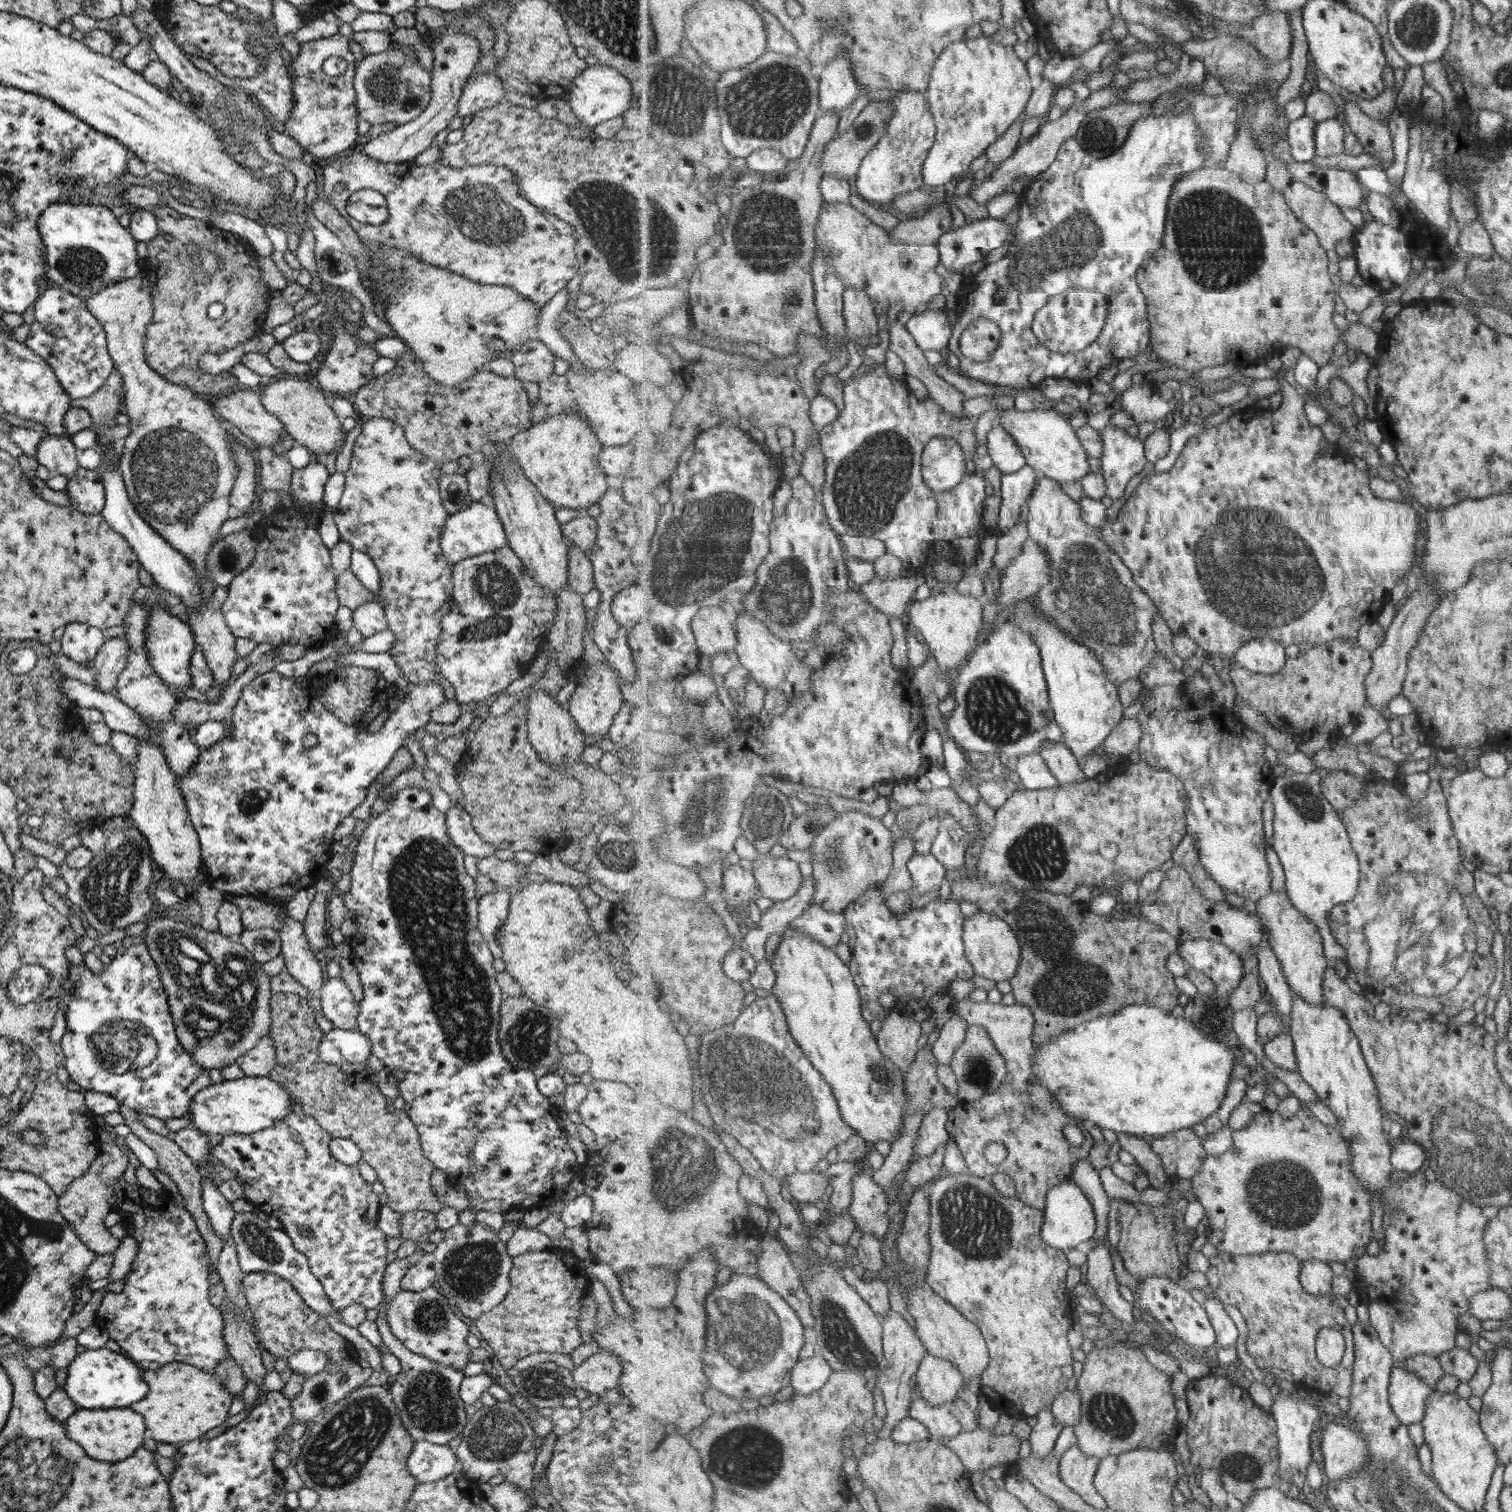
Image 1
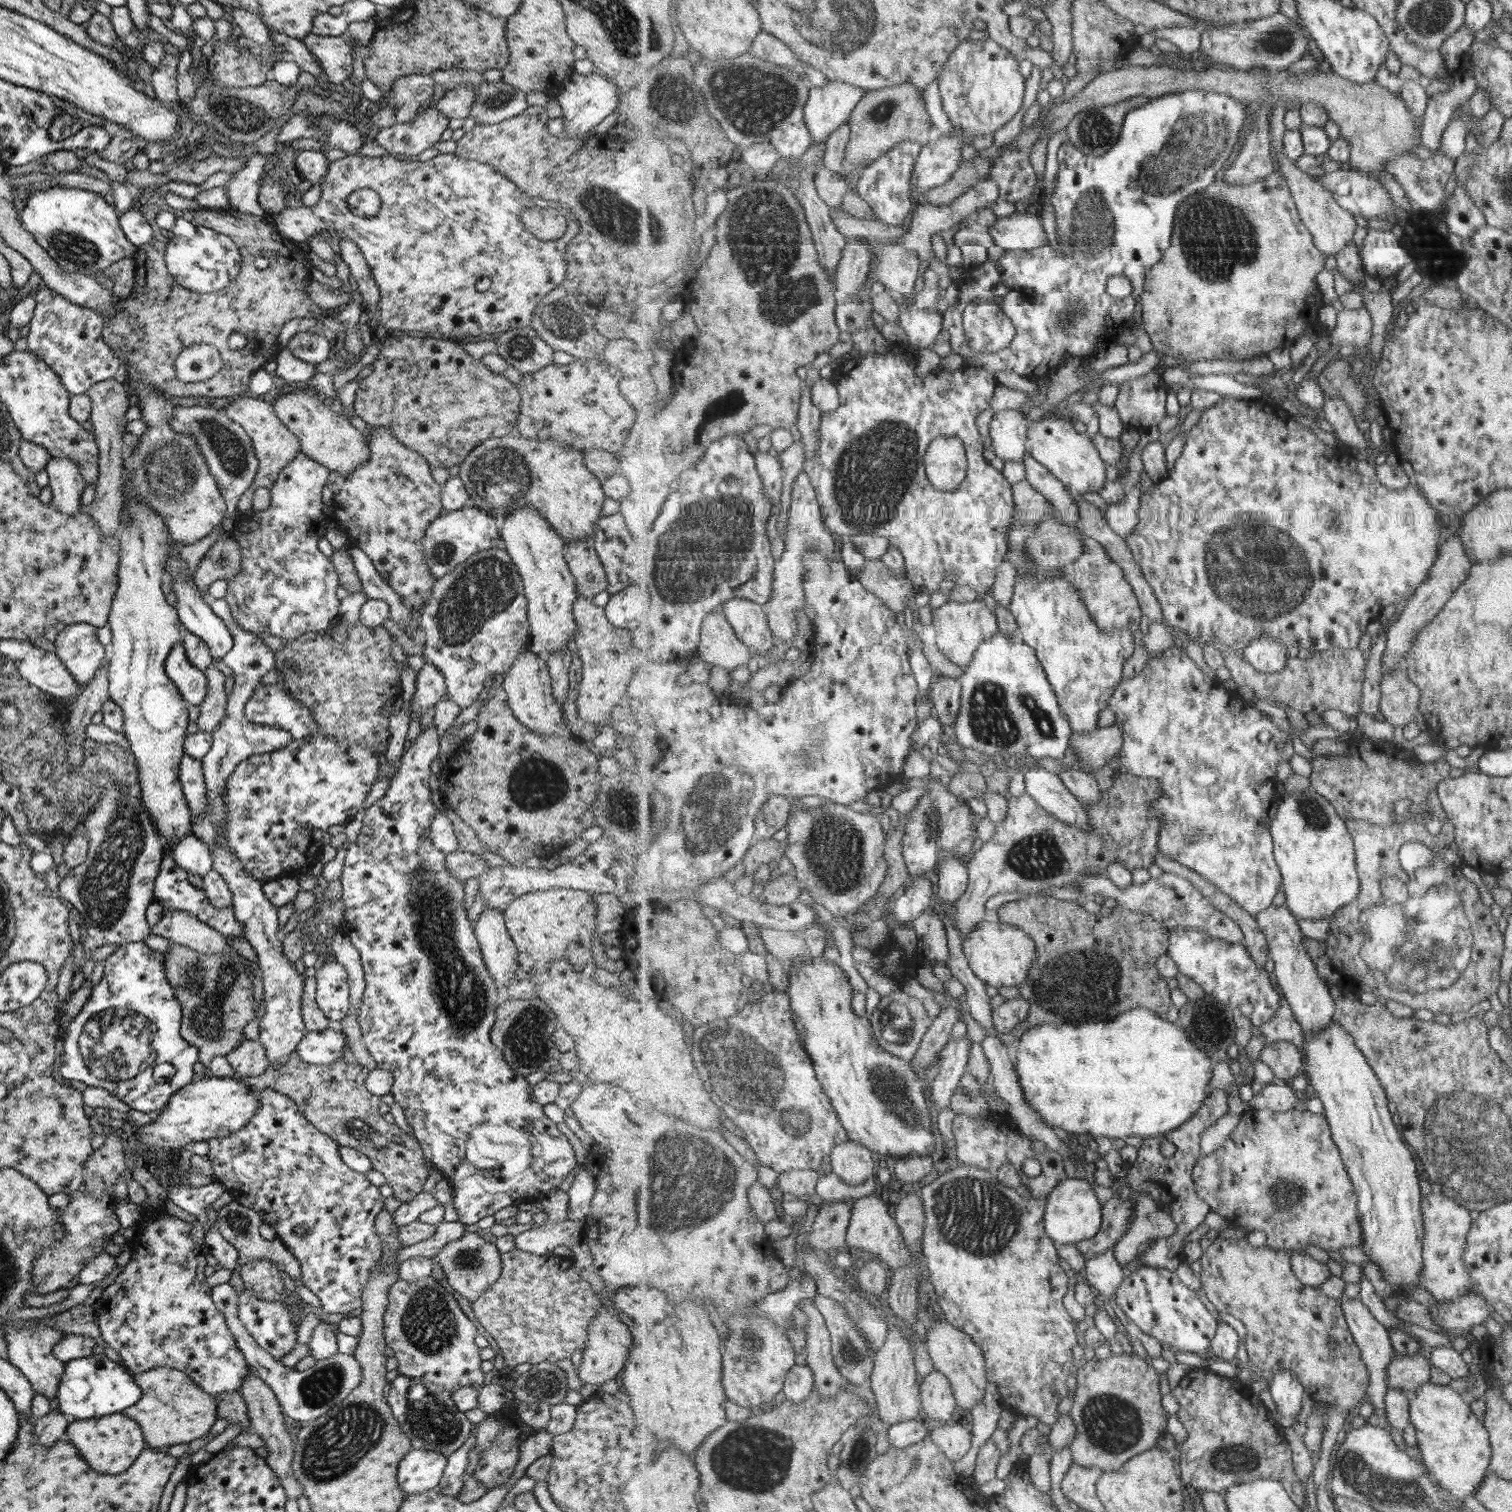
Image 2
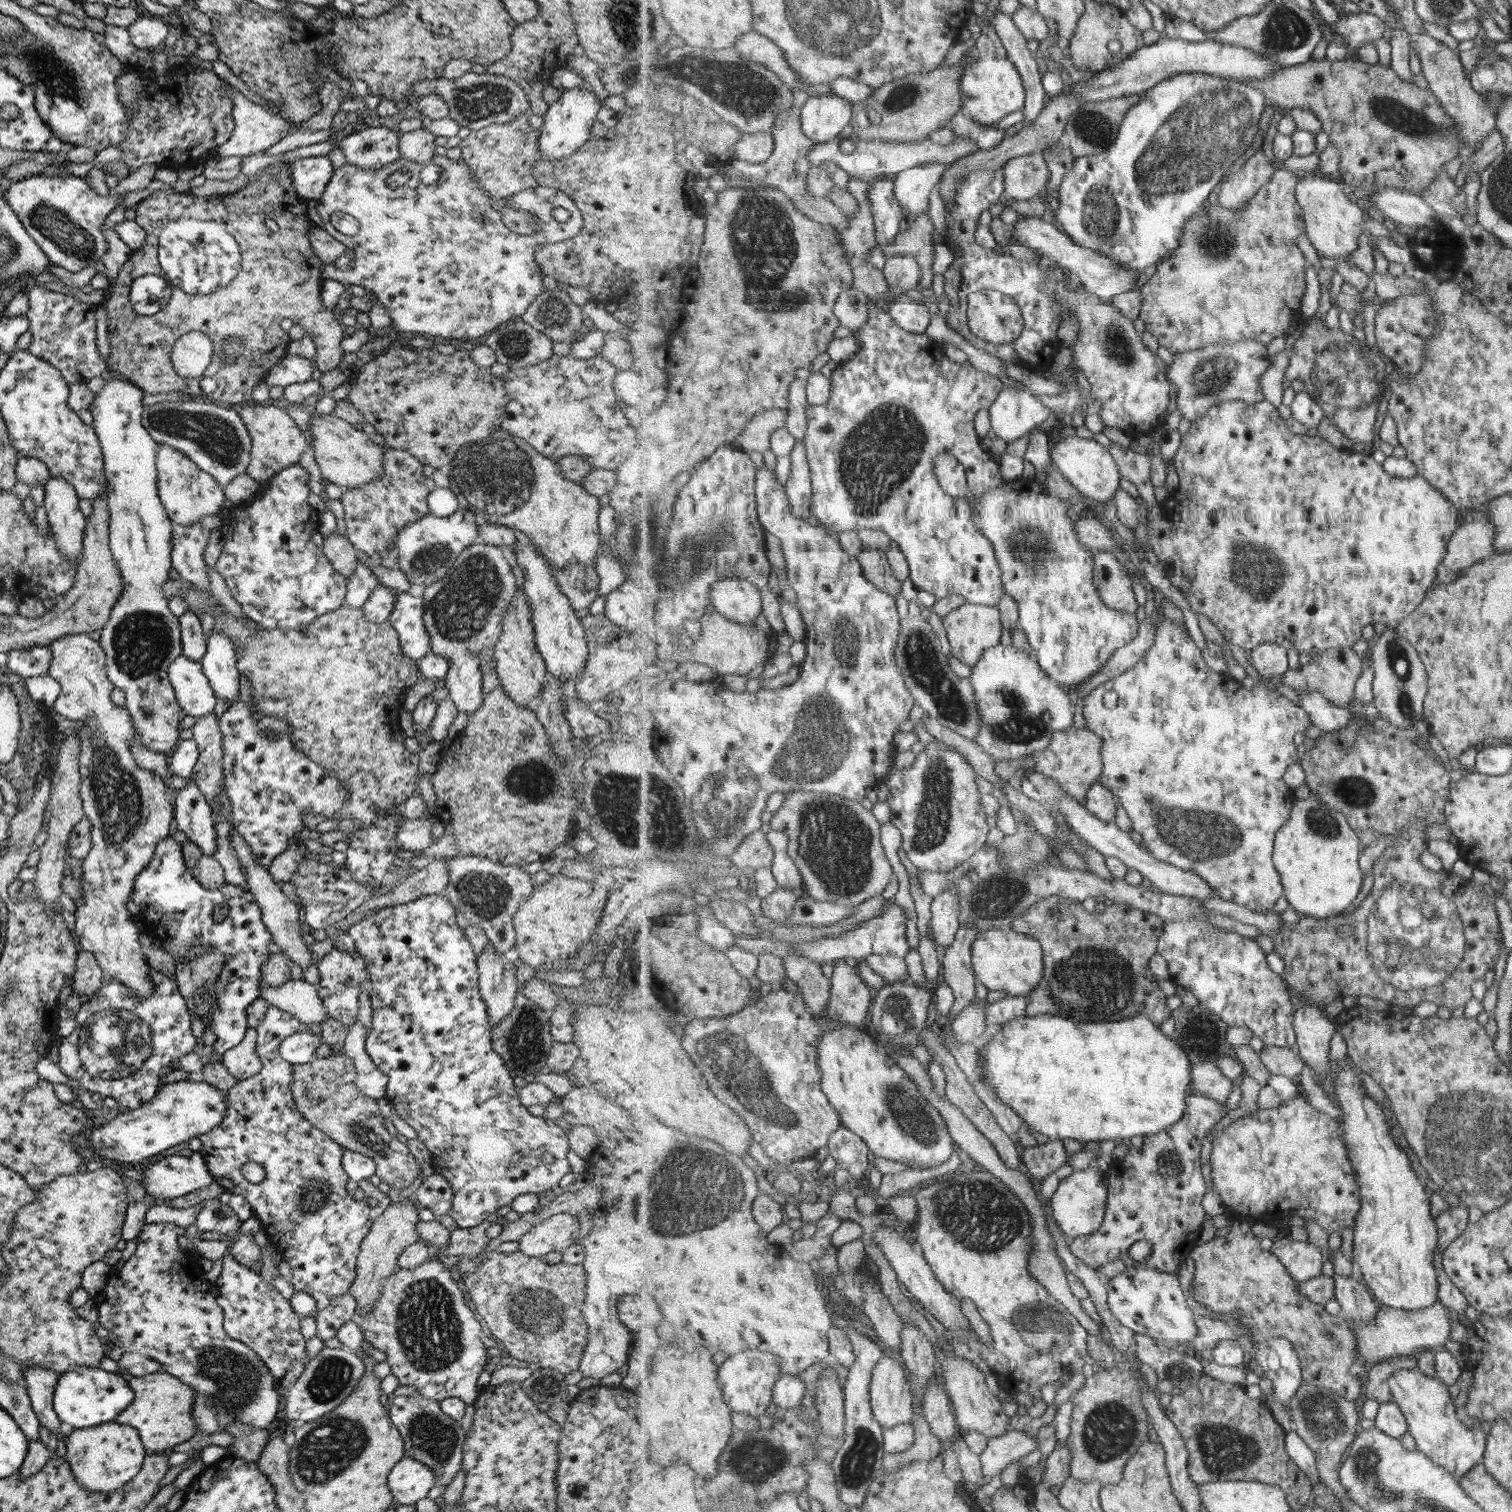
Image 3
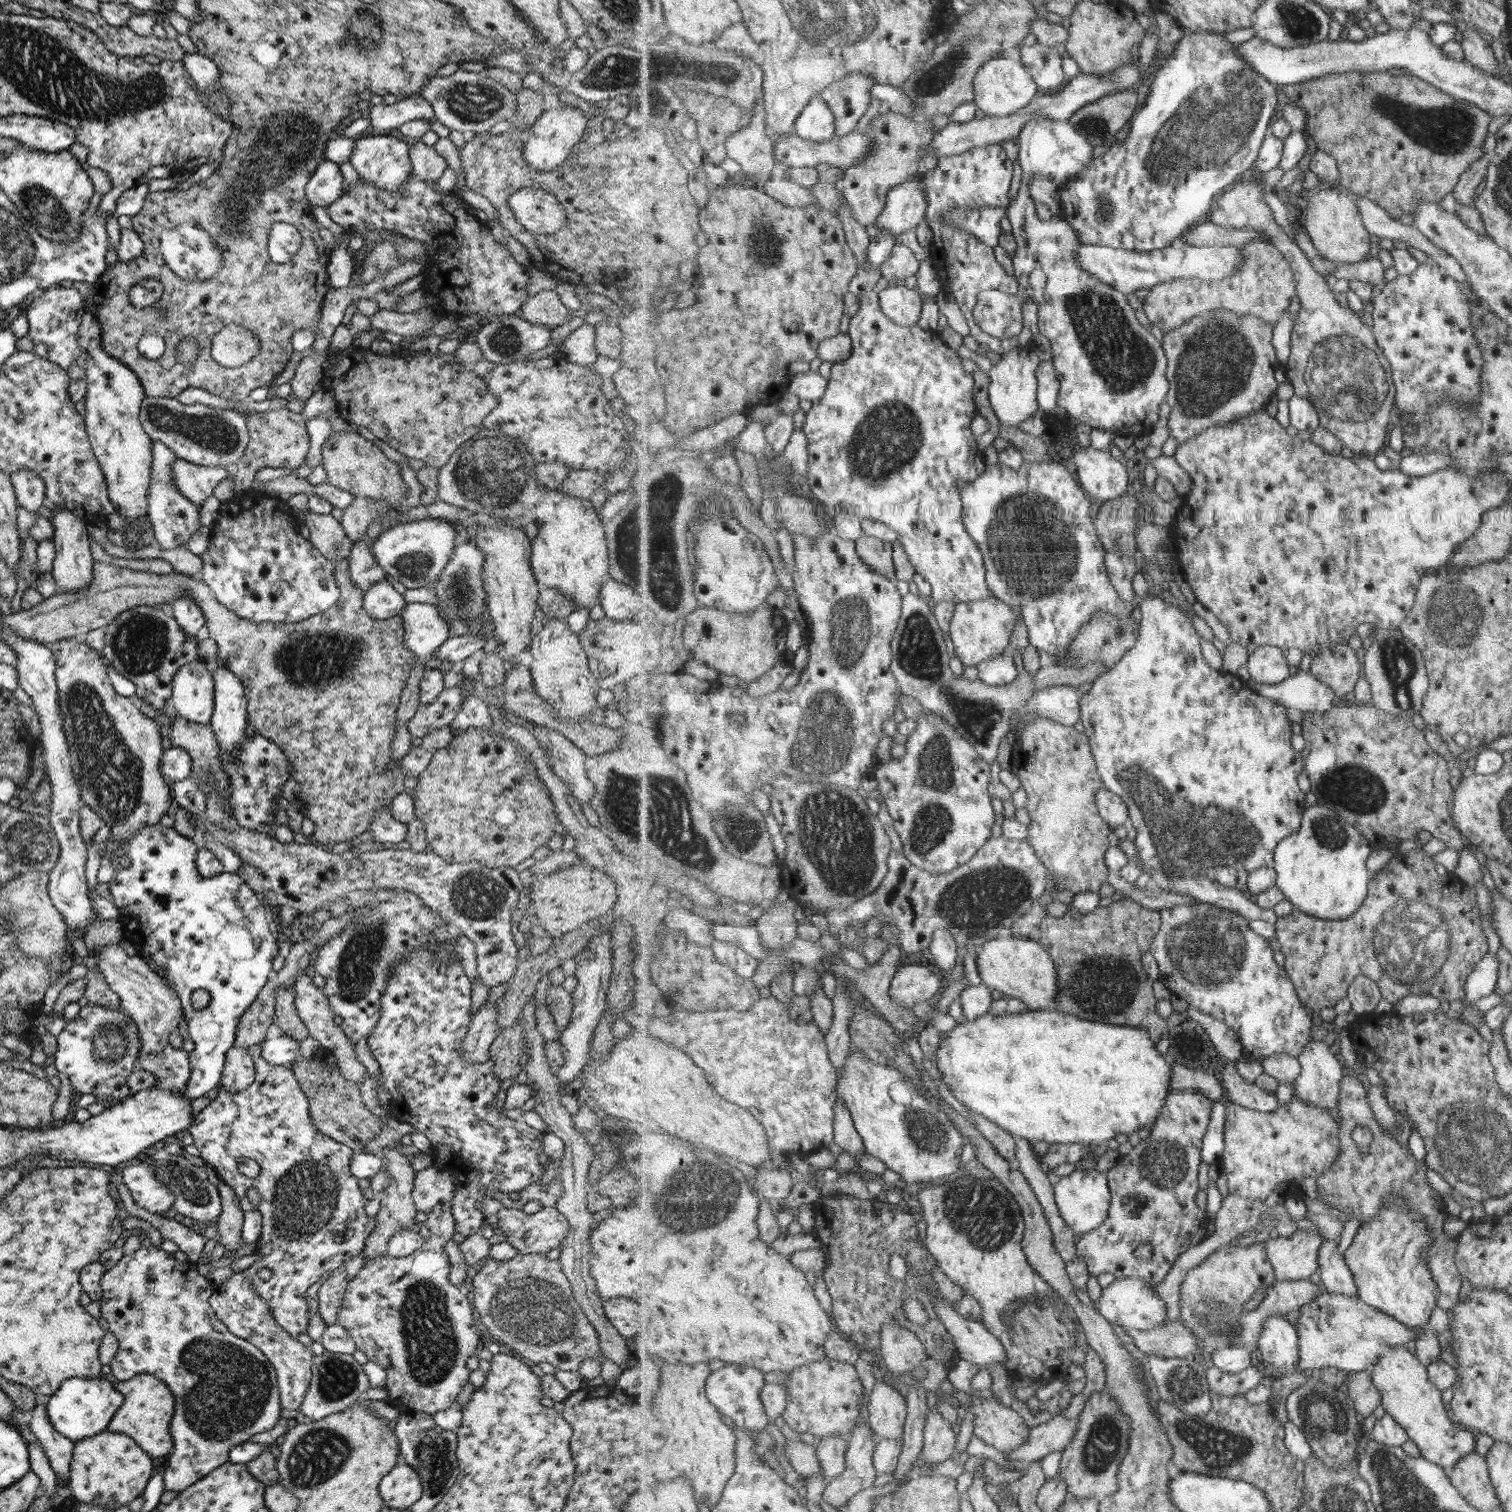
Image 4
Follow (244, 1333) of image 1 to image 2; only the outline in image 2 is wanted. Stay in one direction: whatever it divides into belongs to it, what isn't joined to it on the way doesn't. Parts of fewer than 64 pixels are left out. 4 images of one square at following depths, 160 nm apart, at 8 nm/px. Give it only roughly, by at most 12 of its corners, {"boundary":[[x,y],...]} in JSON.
{"boundary":[[251,1367],[239,1391],[250,1431],[286,1498],[303,1487],[292,1473],[294,1437],[271,1389]]}

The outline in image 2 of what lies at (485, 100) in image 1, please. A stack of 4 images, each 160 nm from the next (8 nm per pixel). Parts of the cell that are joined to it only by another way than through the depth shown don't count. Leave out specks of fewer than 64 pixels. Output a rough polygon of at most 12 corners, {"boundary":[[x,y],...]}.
{"boundary":[[475,87],[445,92],[433,108],[448,120],[464,119]]}

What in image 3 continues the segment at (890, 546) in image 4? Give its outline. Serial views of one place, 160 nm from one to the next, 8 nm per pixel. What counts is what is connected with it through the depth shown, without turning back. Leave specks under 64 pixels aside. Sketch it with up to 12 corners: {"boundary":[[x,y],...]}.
{"boundary":[[864,549],[858,554],[865,577],[881,591],[901,595],[888,553]]}

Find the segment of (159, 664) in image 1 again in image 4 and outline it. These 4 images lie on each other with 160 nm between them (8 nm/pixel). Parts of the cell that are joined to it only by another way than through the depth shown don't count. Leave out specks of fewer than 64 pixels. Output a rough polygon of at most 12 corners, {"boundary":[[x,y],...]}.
{"boundary":[[202,660],[172,674],[167,703],[191,725],[214,708],[212,678]]}

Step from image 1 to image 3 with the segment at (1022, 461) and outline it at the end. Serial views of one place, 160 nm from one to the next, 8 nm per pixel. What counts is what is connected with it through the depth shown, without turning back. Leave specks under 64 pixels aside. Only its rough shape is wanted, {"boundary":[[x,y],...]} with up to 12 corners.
{"boundary":[[1008,384],[990,406],[1006,443],[1055,413],[1033,392]]}

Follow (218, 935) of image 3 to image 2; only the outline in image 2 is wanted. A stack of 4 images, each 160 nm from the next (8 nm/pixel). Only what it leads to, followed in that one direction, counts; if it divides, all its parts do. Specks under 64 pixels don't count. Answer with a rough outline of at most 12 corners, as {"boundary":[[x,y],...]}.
{"boundary":[[169,857],[160,861],[153,902],[193,915],[224,938],[242,936],[232,905],[222,911]]}

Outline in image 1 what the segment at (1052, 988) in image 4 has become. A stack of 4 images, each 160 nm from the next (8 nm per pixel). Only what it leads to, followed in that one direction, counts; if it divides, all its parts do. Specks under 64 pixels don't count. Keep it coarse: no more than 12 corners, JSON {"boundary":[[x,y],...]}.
{"boundary":[[979,911],[964,922],[974,971],[1010,981],[1022,943],[1010,923]]}

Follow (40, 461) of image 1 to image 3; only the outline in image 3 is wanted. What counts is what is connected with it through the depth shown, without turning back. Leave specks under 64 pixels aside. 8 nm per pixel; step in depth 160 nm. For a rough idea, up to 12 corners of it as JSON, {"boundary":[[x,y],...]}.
{"boundary":[[61,477],[44,484],[41,504],[58,551],[81,558],[83,513]]}

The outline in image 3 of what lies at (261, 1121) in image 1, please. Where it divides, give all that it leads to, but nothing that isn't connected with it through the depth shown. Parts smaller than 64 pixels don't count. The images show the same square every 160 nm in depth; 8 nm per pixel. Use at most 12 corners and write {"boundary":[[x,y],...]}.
{"boundary":[[164,1084],[93,1127],[86,1158],[135,1164],[207,1134],[223,1094]]}

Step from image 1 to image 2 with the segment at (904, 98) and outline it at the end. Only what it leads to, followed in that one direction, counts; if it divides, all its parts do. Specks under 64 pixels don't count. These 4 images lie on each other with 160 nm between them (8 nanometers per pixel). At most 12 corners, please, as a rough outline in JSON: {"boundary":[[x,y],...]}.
{"boundary":[[900,142],[857,183],[883,224],[911,214],[922,144]]}

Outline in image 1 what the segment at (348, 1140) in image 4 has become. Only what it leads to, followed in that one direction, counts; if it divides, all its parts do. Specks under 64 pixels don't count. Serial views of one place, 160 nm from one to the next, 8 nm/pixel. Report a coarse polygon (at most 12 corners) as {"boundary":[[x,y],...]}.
{"boundary":[[272,993],[268,1037],[297,1111],[349,1139],[391,1210],[437,1212],[434,1166],[360,1068],[319,1060],[298,994]]}

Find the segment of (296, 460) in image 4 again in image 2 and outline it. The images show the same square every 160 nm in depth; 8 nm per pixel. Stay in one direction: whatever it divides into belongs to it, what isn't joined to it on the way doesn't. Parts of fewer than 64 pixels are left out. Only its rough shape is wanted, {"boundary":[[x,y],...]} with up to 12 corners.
{"boundary":[[241,396],[224,415],[251,439],[255,486],[271,488],[299,451],[272,404]]}

